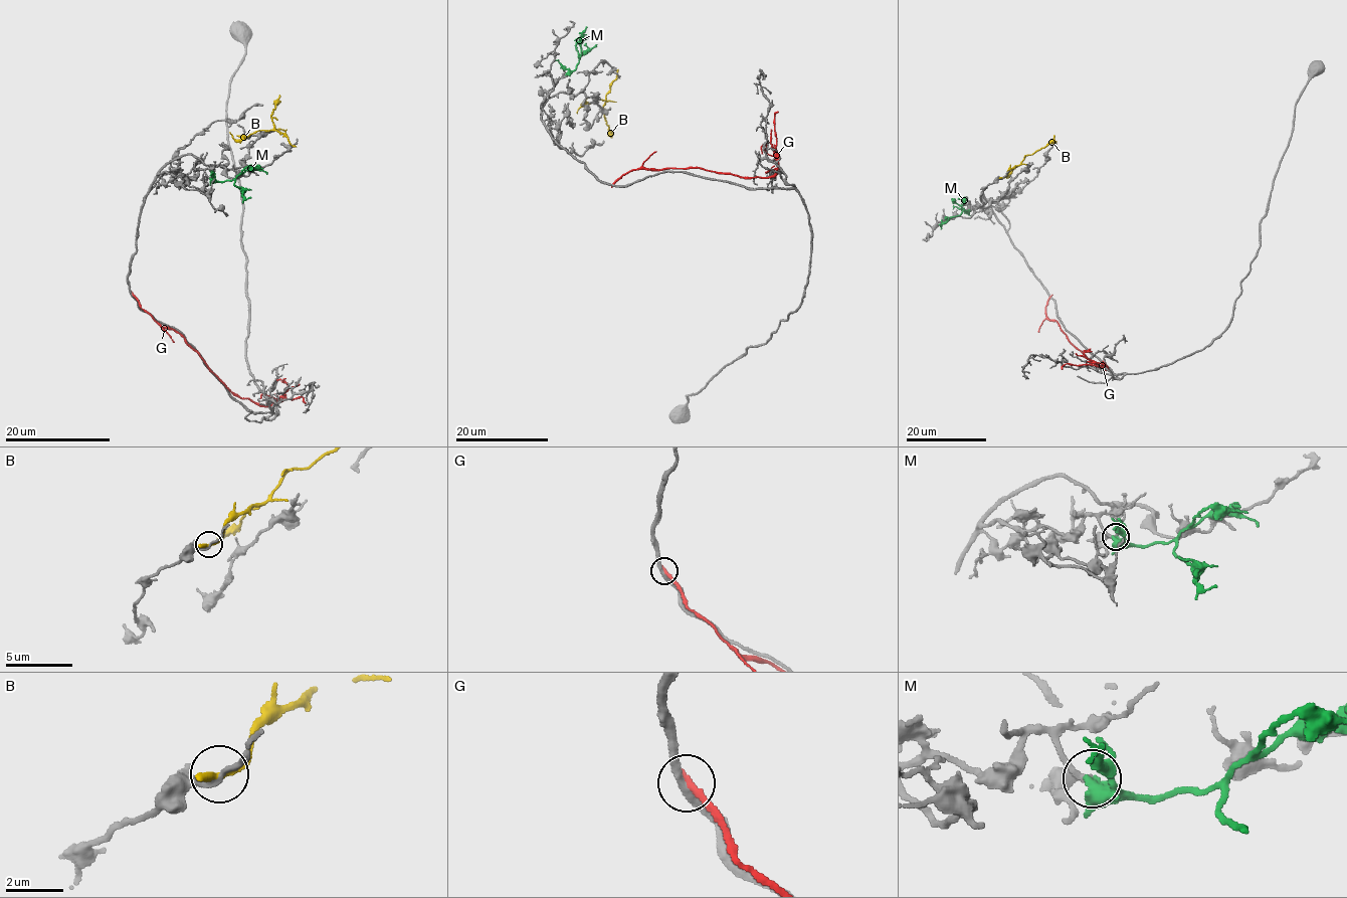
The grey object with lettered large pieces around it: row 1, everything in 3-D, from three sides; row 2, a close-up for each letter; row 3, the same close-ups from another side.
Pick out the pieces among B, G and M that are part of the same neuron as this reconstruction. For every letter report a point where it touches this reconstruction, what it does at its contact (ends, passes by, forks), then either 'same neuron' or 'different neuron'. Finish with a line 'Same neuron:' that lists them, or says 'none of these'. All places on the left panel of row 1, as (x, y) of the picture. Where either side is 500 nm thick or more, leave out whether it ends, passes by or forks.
B: (293, 146) | it ends | different neuron
G: (132, 294) | it ends | different neuron
M: (211, 178) | it passes by | same neuron
Same neuron: M

